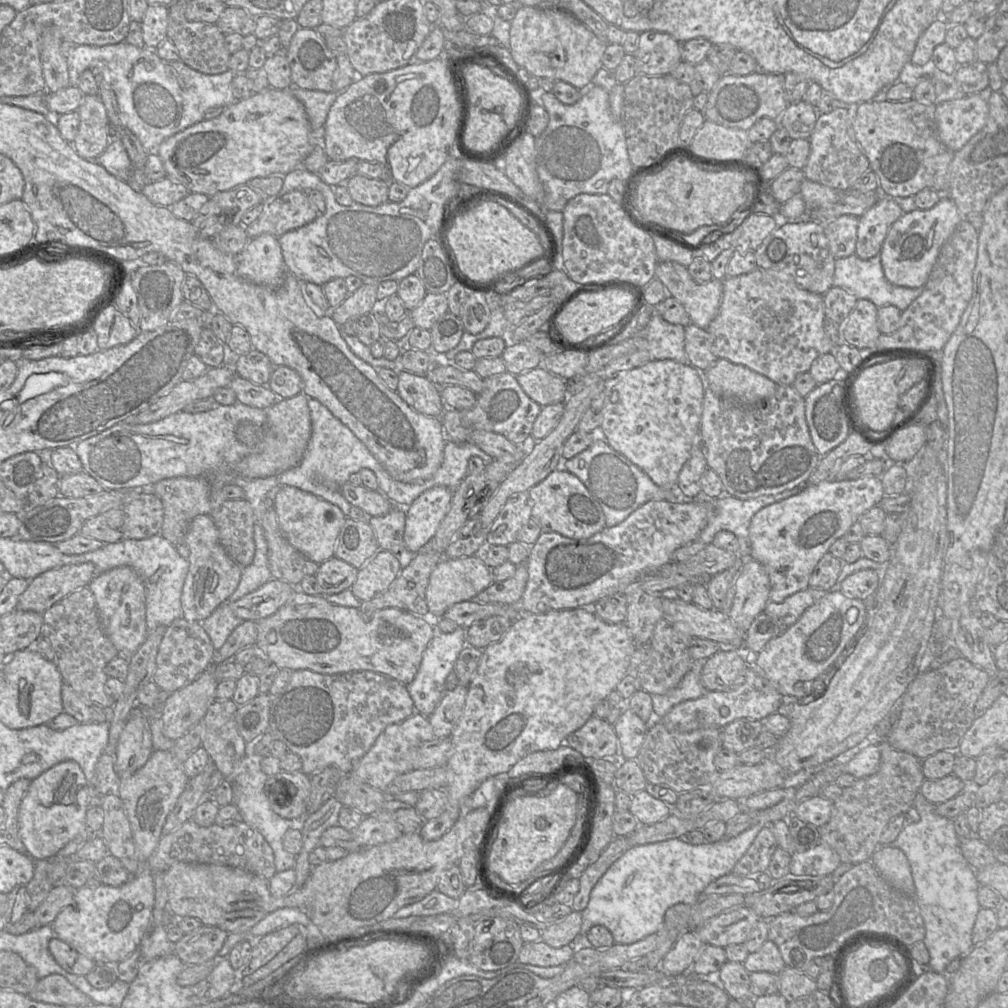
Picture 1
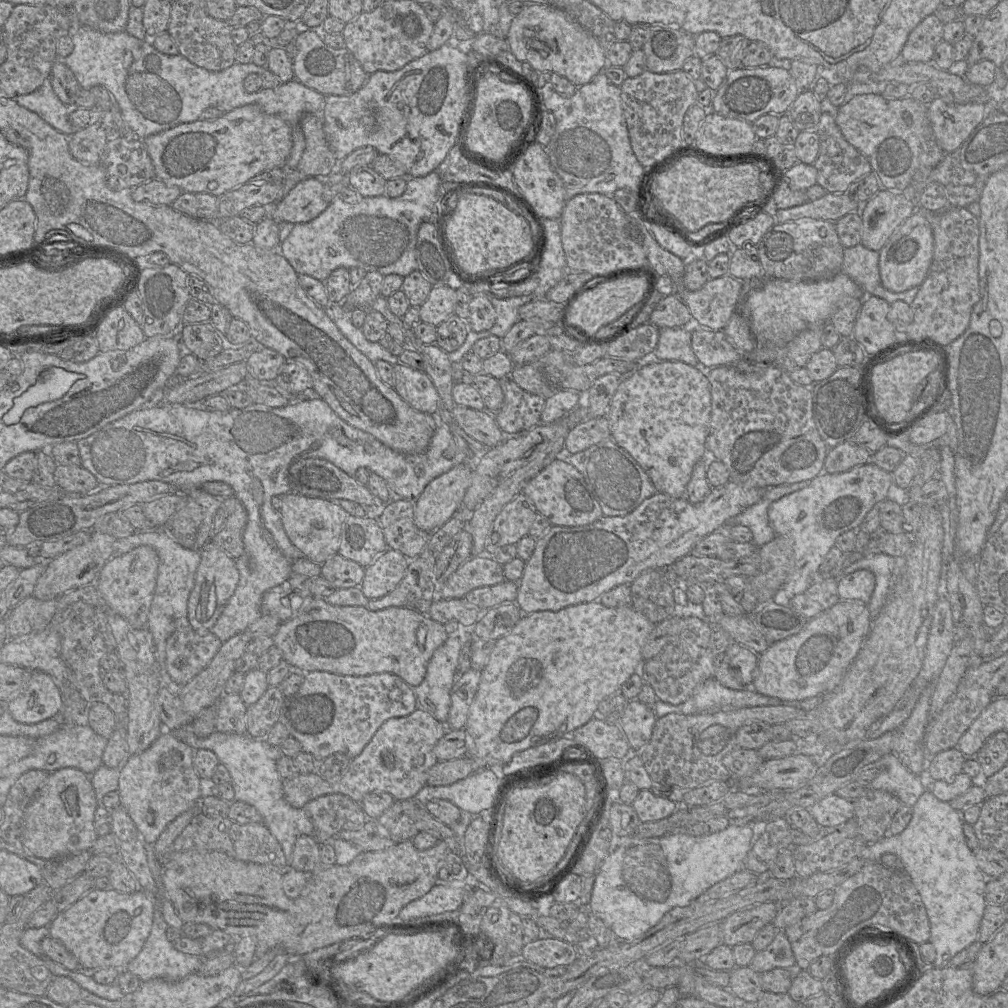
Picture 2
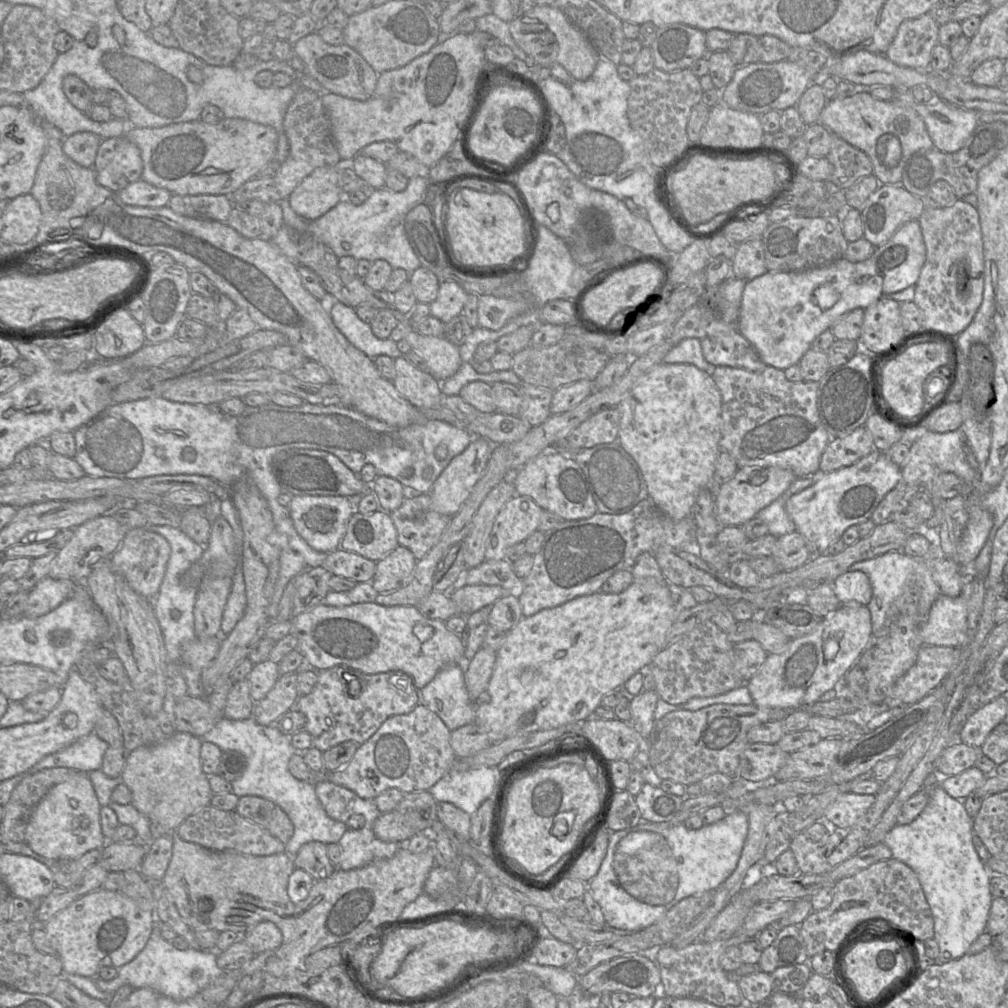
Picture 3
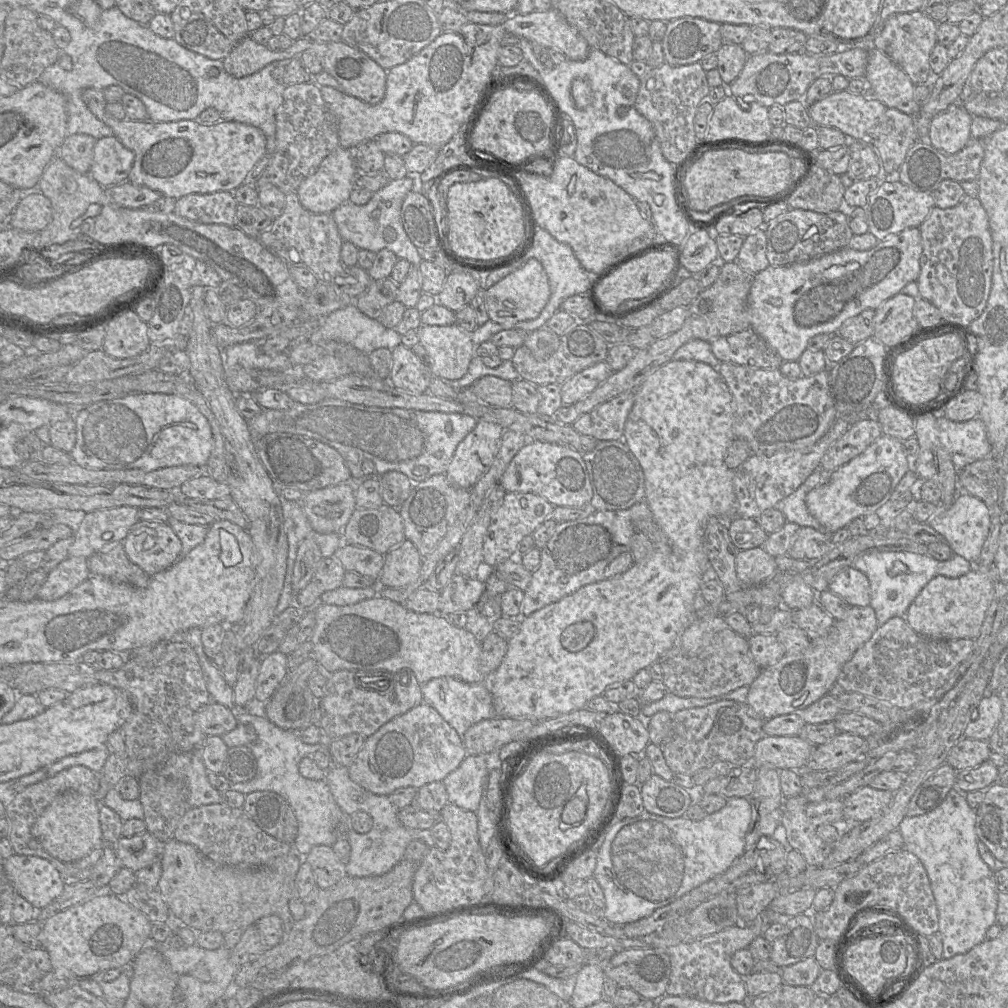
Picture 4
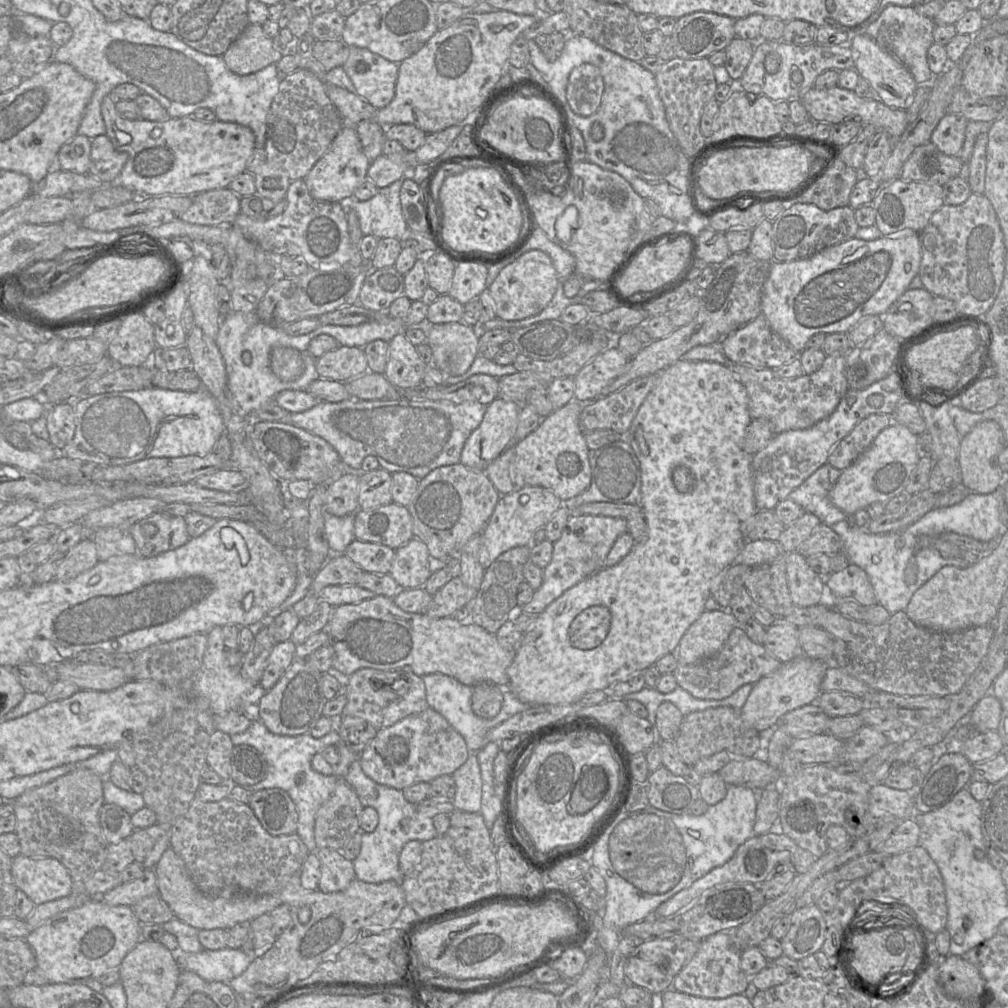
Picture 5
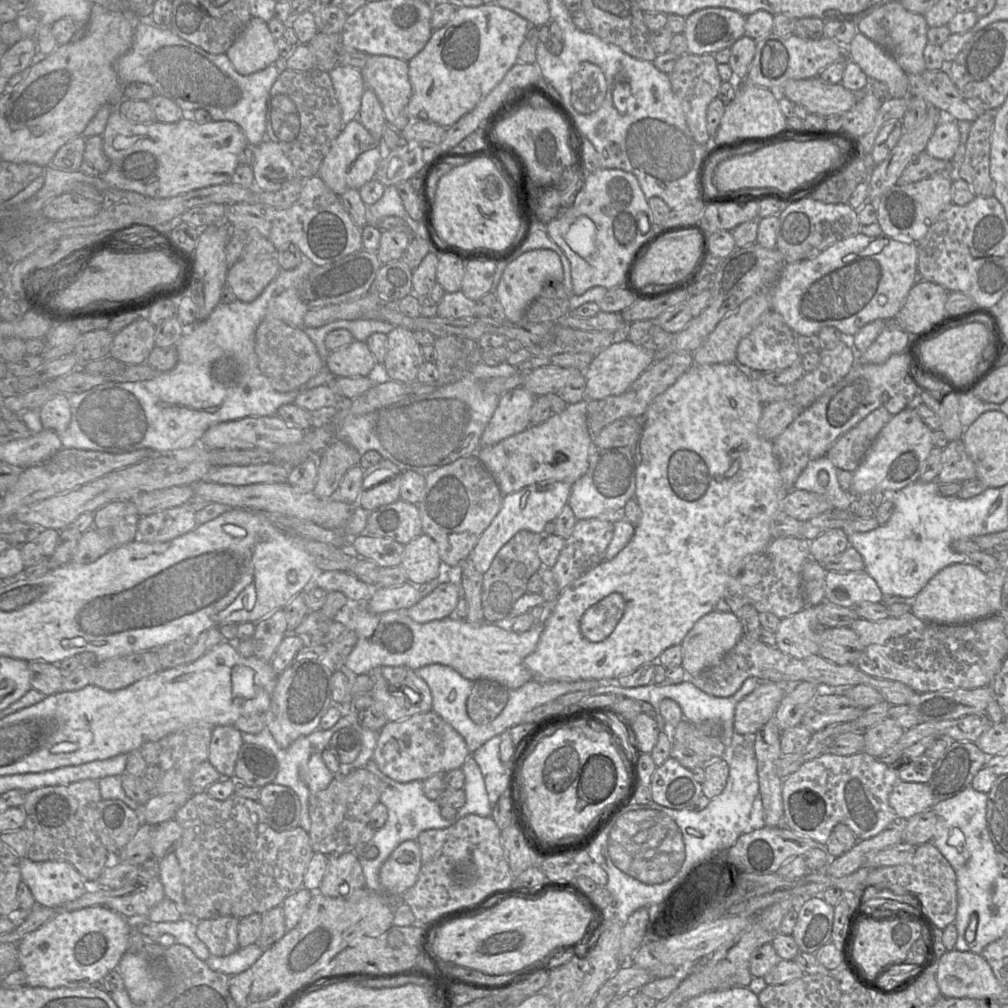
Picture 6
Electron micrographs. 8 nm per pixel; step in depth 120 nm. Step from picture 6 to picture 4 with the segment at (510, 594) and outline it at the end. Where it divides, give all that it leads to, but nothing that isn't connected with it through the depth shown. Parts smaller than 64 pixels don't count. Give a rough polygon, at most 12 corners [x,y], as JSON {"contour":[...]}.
{"contour":[[494,570],[479,601],[466,612],[465,629],[480,643],[503,617],[510,588]]}

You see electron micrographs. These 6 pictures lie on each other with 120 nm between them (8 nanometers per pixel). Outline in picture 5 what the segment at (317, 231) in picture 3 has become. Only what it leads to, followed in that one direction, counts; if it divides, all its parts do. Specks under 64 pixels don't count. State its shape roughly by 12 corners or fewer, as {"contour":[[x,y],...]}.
{"contour":[[402,180],[347,207],[363,235],[401,240],[408,226],[400,201]]}

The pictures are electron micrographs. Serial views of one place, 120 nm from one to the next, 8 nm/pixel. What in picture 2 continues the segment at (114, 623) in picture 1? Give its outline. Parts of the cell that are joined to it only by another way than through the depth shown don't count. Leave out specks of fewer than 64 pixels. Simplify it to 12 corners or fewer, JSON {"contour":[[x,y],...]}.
{"contour":[[156,550],[110,558],[93,584],[108,610],[145,628]]}

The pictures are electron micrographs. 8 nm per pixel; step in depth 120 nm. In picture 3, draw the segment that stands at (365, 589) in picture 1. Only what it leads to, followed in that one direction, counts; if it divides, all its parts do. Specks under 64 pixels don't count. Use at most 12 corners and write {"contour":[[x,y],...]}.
{"contour":[[398,547],[376,562],[371,584],[378,594],[404,587],[417,559]]}

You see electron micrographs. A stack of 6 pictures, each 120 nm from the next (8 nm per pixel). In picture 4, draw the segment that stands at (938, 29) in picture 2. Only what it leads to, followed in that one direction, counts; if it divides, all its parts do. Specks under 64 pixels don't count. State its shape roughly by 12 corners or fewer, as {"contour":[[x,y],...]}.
{"contour":[[920,10],[893,14],[874,47],[915,85],[933,79],[938,24]]}

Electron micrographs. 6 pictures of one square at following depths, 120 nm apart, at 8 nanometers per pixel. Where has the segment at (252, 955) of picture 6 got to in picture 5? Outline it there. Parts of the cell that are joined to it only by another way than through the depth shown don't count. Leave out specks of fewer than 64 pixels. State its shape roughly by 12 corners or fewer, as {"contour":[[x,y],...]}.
{"contour":[[240,948],[174,953],[181,970],[229,983],[252,962]]}

